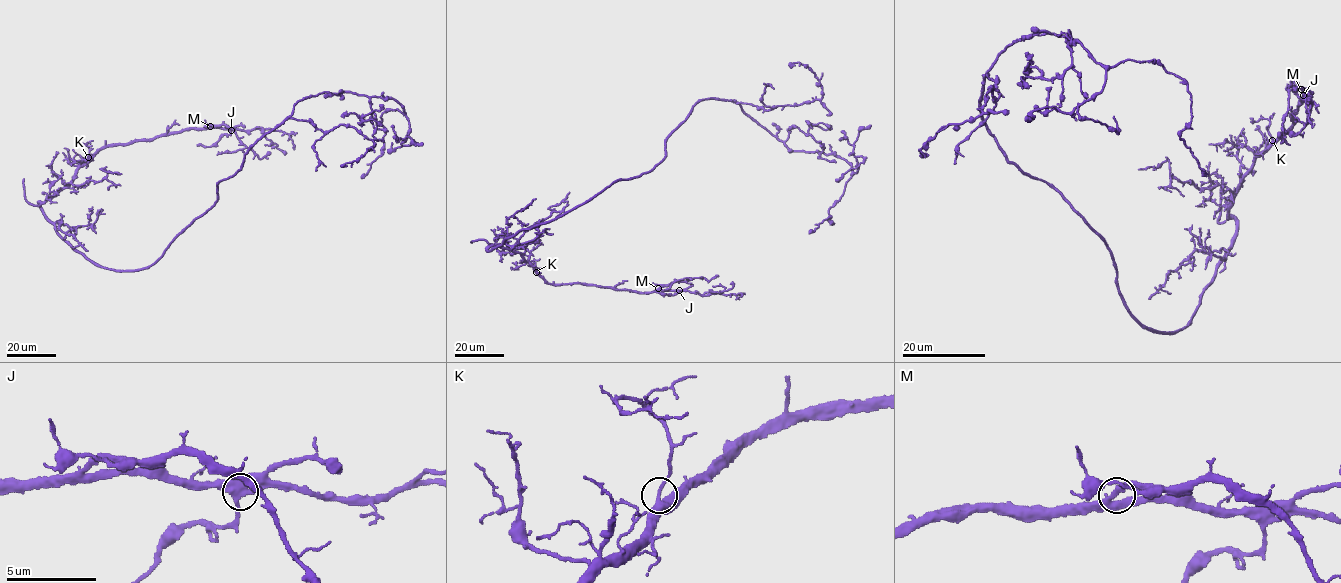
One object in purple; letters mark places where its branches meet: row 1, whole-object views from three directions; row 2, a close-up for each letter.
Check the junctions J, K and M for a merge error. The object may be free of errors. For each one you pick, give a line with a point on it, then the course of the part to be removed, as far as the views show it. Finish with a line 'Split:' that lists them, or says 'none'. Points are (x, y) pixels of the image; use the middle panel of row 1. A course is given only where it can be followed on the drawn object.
J: at (679, 290); foreign part runs (679, 290), (674, 295), (645, 293)
Split: J

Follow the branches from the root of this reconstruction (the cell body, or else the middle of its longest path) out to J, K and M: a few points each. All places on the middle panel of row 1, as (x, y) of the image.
J: (619, 180), (487, 250), (500, 246), (518, 252), (553, 284), (679, 290)
K: (619, 180), (563, 214), (522, 228), (500, 245), (487, 249), (500, 246), (513, 249), (536, 272)
M: (619, 180), (487, 250), (500, 246), (518, 252), (553, 284), (638, 292), (658, 288)

